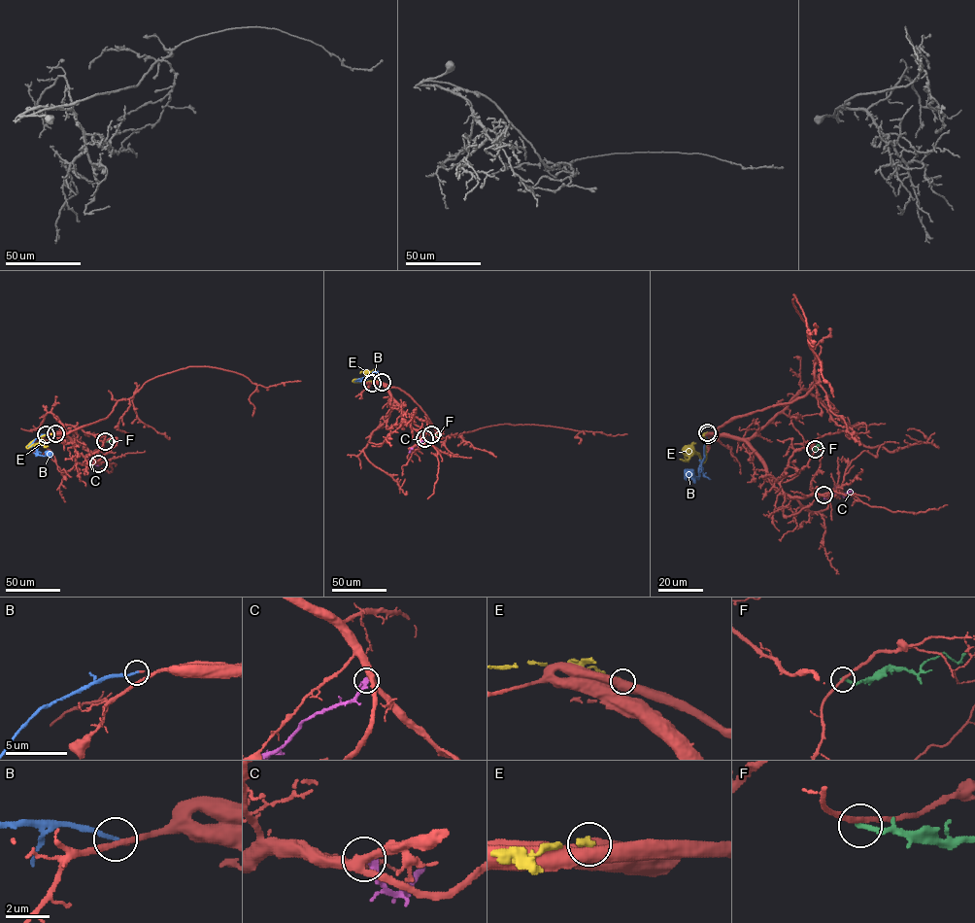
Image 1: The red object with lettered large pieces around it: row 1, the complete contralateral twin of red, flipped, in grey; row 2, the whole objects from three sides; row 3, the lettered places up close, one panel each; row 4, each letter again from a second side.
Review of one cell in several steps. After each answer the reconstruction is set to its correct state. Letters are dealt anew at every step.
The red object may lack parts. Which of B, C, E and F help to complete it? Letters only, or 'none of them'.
B

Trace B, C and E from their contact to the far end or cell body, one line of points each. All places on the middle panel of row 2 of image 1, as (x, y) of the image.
B: (372, 383), (358, 381), (378, 371)
C: (424, 438), (409, 453)
E: (382, 382), (353, 381), (363, 378), (374, 369)

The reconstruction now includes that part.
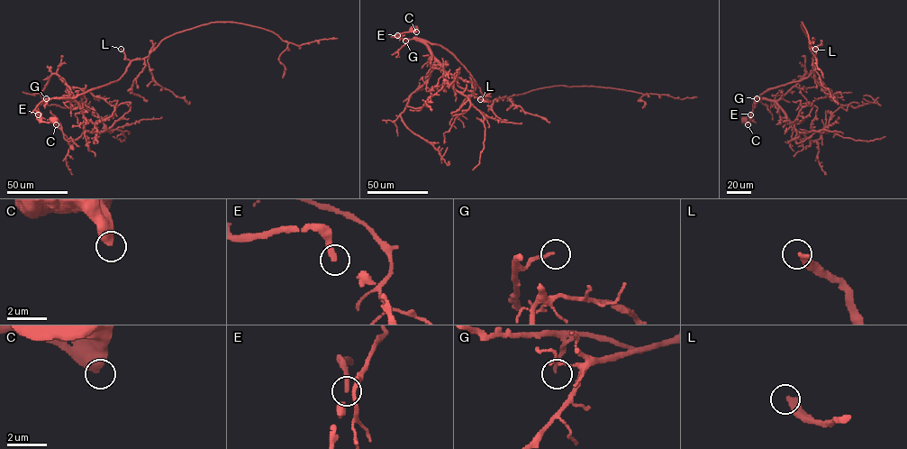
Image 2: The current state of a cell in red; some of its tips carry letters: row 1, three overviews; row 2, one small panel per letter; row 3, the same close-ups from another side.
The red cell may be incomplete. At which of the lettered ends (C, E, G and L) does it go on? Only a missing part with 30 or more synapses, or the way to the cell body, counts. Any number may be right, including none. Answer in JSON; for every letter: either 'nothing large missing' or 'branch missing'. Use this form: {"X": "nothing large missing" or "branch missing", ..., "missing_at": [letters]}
{"C": "nothing large missing", "E": "nothing large missing", "G": "nothing large missing", "L": "branch missing", "missing_at": ["L"]}

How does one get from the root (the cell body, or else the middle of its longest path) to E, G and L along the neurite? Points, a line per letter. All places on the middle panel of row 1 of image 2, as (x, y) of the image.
E: (414, 29), (399, 37), (391, 37), (397, 35)
G: (414, 29), (394, 37), (405, 41)
L: (414, 29), (394, 37), (422, 40), (447, 49), (490, 101), (480, 99)

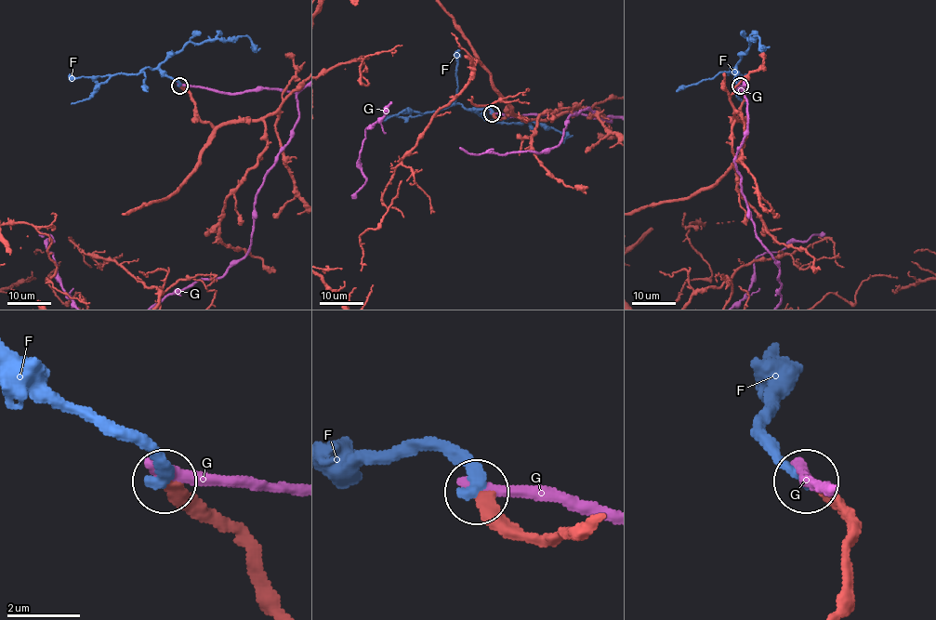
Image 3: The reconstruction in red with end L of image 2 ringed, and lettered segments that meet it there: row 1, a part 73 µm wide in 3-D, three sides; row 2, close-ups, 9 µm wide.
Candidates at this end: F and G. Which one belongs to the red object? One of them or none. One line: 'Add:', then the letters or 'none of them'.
Add: F

